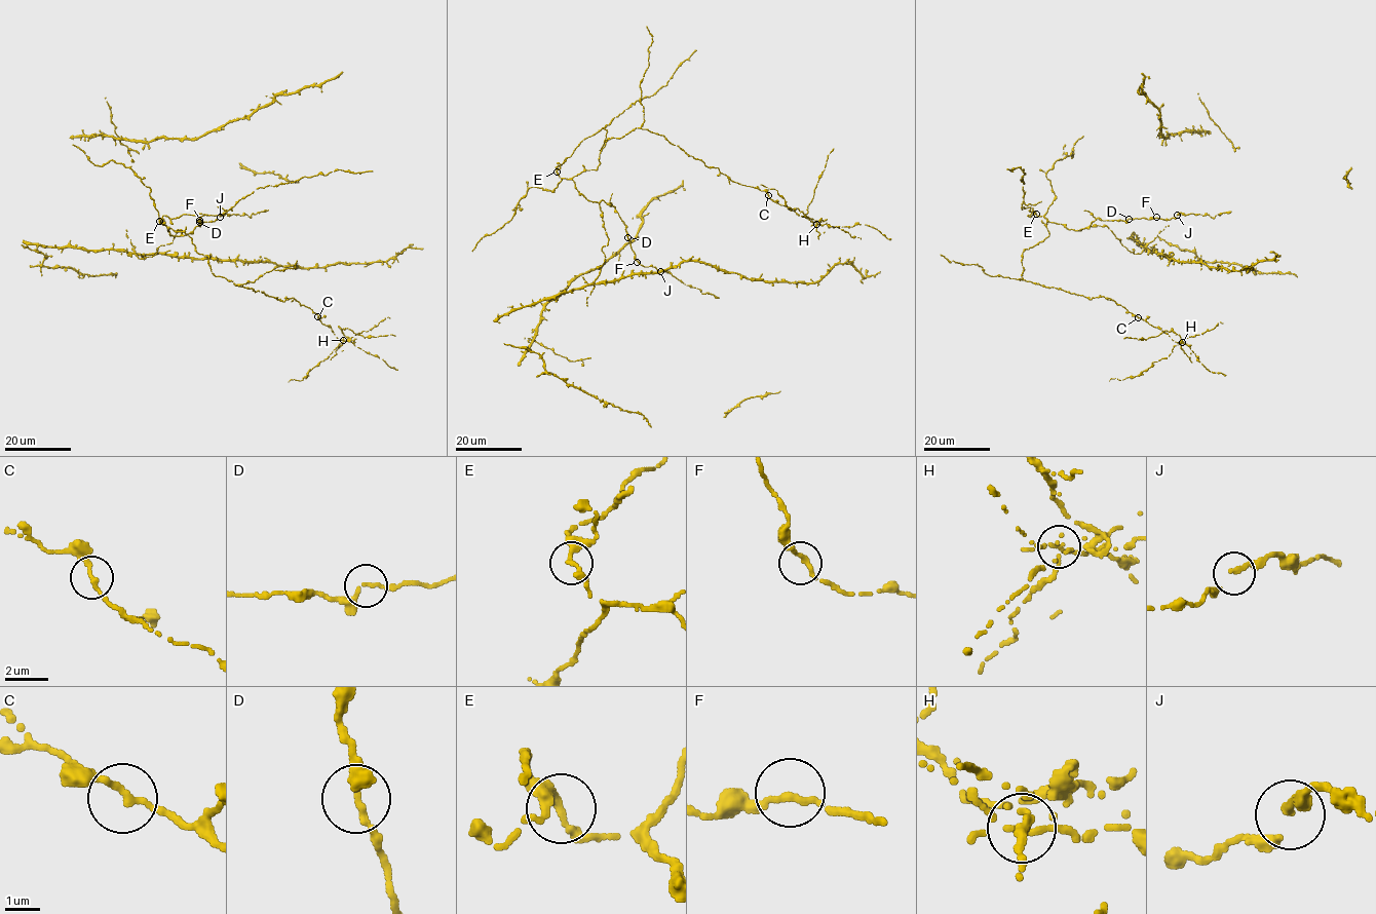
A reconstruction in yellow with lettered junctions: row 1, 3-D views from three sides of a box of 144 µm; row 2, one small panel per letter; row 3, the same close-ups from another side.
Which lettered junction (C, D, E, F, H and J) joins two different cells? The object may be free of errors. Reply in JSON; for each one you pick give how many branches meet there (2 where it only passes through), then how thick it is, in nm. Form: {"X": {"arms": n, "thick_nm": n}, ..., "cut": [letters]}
{"H": {"arms": 2, "thick_nm": 170}, "cut": ["H"]}

